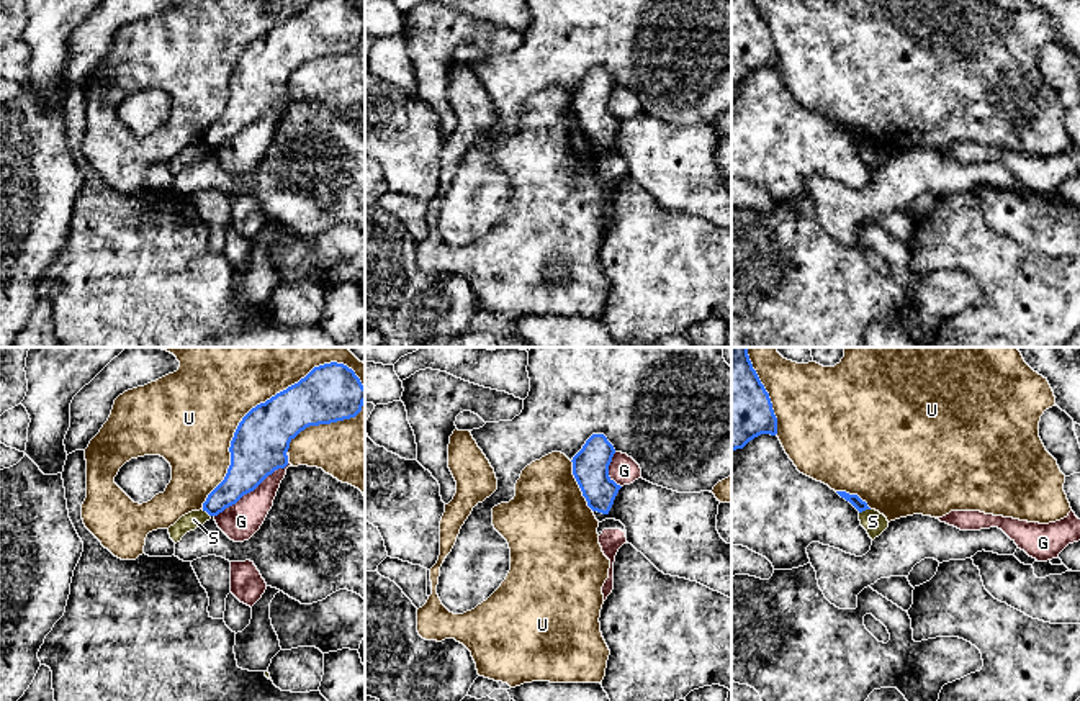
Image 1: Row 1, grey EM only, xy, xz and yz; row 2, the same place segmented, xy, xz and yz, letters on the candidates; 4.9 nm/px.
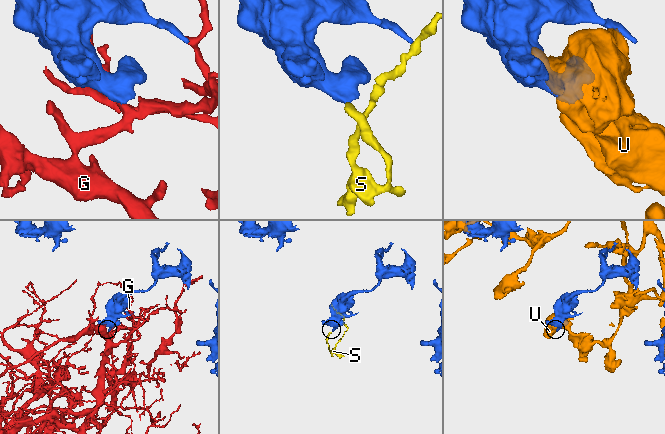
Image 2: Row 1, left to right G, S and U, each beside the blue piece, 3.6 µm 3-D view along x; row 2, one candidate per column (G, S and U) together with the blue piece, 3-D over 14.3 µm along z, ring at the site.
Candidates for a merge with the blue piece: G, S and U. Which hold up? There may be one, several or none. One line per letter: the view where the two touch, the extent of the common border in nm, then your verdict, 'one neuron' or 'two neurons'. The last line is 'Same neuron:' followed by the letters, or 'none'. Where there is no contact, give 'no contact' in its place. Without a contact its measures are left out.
G: meets blue in xy; contact 480 nm long; two neurons
S: meets blue in yz; contact 60 nm long; two neurons
U: meets blue in xy; contact 900 nm long; two neurons
Same neuron: none

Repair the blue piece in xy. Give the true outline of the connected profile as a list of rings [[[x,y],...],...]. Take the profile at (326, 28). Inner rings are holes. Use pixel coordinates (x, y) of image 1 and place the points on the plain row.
[[[314,0],[298,16],[252,41],[231,74],[231,98],[203,144],[218,149],[288,98],[290,75],[306,61],[355,51],[365,20],[349,0]]]

